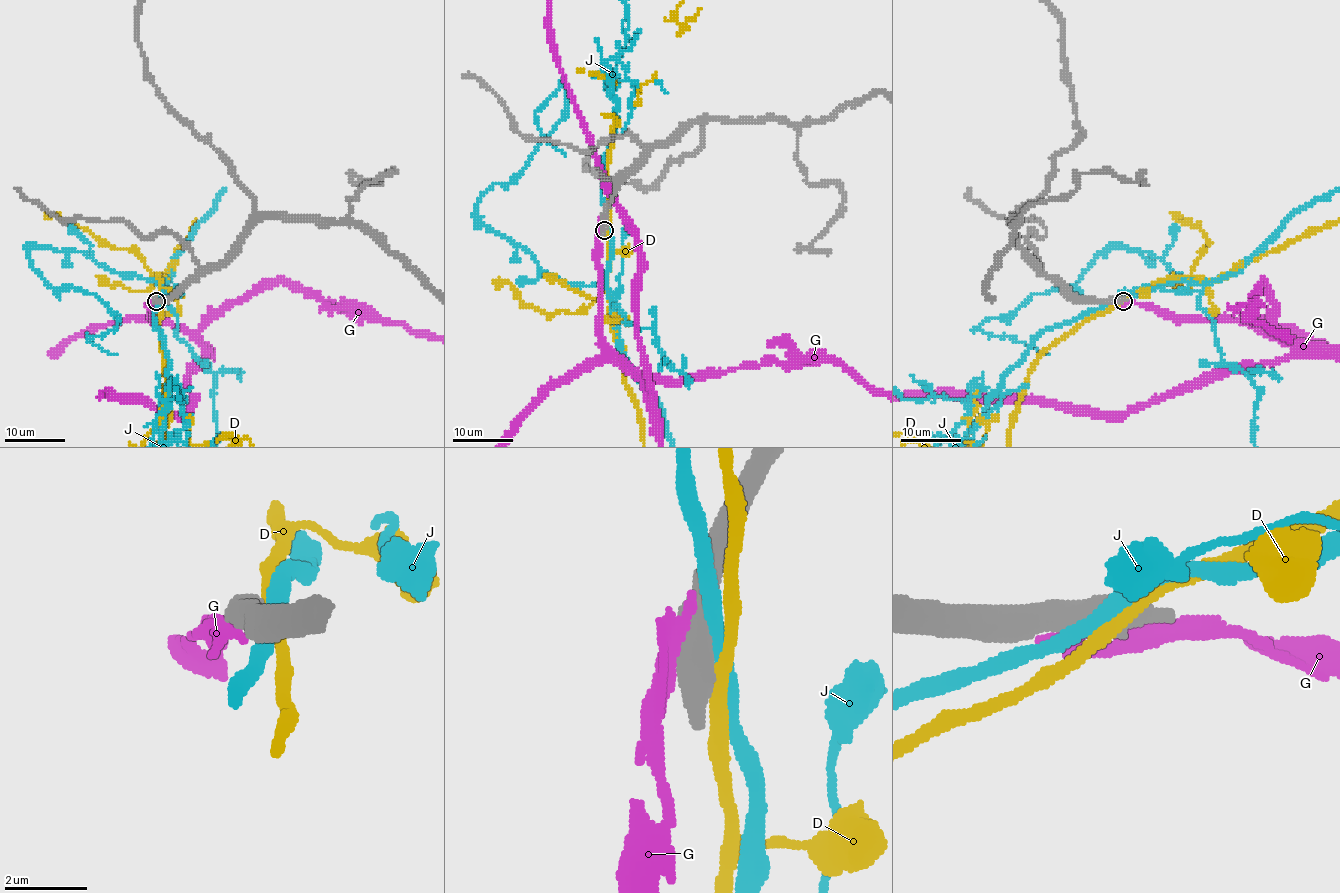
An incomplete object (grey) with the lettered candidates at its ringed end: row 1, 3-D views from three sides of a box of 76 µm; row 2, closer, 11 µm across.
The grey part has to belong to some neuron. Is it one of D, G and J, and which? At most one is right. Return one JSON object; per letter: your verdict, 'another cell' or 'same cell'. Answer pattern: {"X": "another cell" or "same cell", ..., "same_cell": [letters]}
{"D": "another cell", "G": "another cell", "J": "another cell", "same_cell": []}

